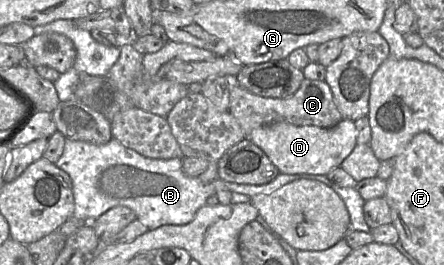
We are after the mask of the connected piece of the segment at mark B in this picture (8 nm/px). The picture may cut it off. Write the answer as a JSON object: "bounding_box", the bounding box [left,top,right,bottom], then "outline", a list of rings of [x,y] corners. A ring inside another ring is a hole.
{"bounding_box":[55,138,371,233],"outline":[[[114,138],[103,145],[67,139],[64,151],[55,165],[66,172],[72,181],[73,217],[85,223],[91,223],[113,207],[125,206],[130,208],[149,230],[162,225],[185,225],[206,205],[208,197],[220,190],[230,190],[252,197],[272,193],[289,182],[307,178],[324,183],[343,200],[350,216],[350,230],[371,233],[363,214],[365,201],[356,188],[339,187],[325,175],[279,173],[274,180],[264,185],[238,184],[218,177],[206,184],[199,177],[187,176],[183,172],[182,162],[183,158],[147,158],[123,146]]]}

